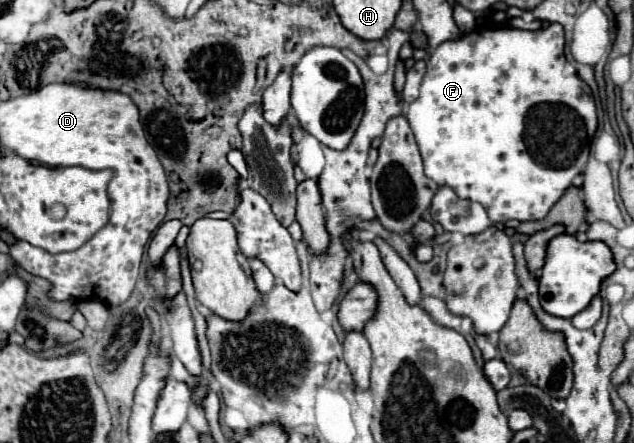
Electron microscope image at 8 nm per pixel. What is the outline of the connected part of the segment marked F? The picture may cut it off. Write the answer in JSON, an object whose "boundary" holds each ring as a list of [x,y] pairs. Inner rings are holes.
{"boundary":[[[550,24],[548,28],[534,30],[534,32],[516,30],[516,28],[478,28],[460,36],[458,40],[448,40],[440,44],[426,62],[426,74],[420,84],[420,96],[410,104],[406,114],[422,154],[424,174],[432,178],[438,186],[450,186],[460,198],[480,202],[486,208],[488,218],[492,222],[542,220],[556,204],[556,200],[572,186],[572,180],[584,170],[588,160],[590,142],[594,138],[598,120],[596,120],[596,106],[594,106],[594,98],[590,96],[590,88],[586,90],[584,88],[586,84],[576,74],[570,74],[568,70],[568,62],[564,58],[564,30],[560,24]]]}

